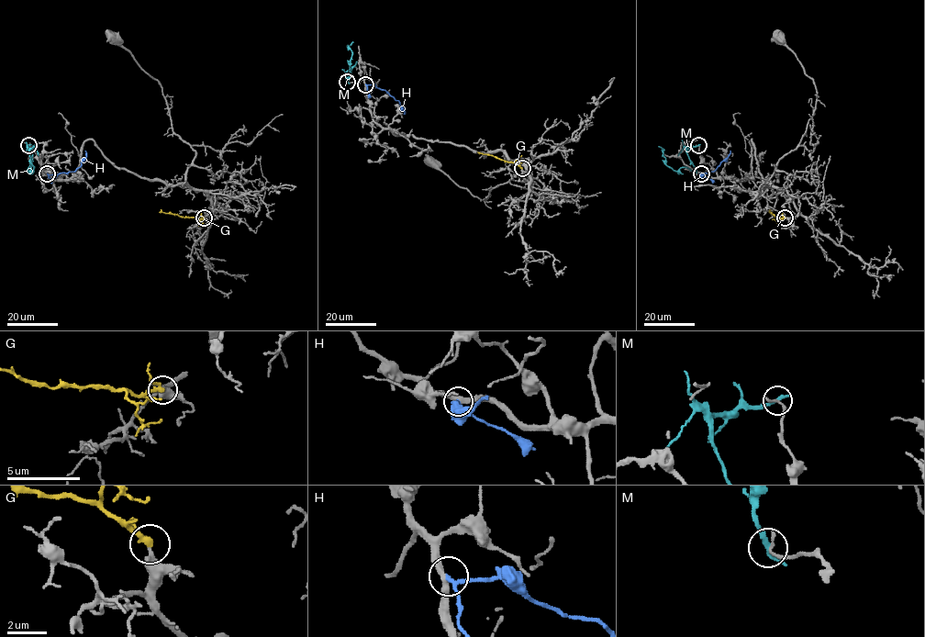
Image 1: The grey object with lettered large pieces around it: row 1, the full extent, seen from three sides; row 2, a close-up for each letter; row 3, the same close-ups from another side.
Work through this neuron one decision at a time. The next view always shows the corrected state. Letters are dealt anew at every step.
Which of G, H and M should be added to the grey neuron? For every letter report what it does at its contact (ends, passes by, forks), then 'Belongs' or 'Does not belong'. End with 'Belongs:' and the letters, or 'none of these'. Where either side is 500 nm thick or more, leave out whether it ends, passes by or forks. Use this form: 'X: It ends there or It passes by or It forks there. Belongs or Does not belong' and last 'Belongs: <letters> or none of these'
G: It passes by. Belongs
H: It passes by. Does not belong
M: It passes by. Does not belong
Belongs: G

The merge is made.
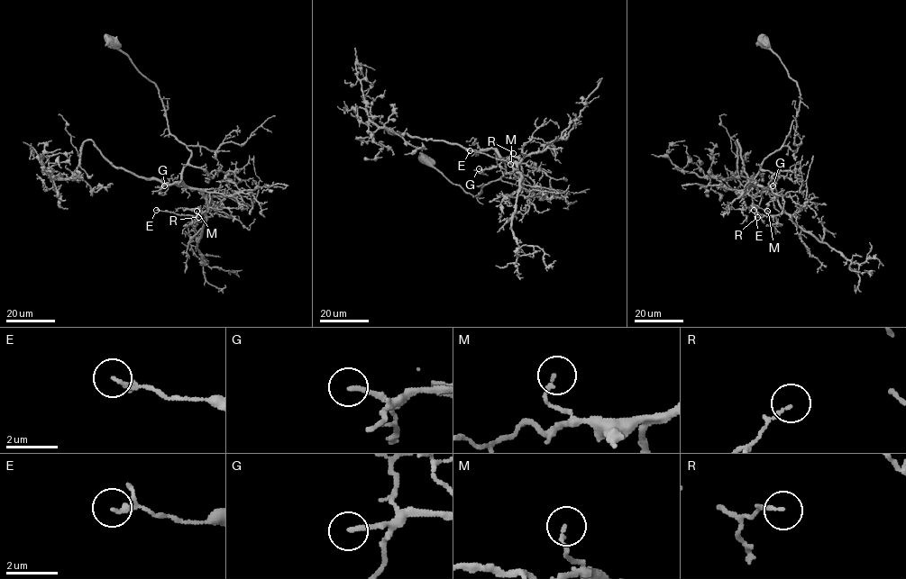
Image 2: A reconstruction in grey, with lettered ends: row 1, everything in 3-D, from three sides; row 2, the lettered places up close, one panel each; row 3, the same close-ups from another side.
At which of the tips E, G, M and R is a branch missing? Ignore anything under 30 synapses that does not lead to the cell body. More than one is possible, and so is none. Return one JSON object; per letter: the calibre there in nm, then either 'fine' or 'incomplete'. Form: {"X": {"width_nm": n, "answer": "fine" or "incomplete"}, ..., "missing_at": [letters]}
{"E": {"width_nm": 120, "answer": "fine"}, "G": {"width_nm": 190, "answer": "incomplete"}, "M": {"width_nm": 110, "answer": "fine"}, "R": {"width_nm": 110, "answer": "fine"}, "missing_at": ["G"]}

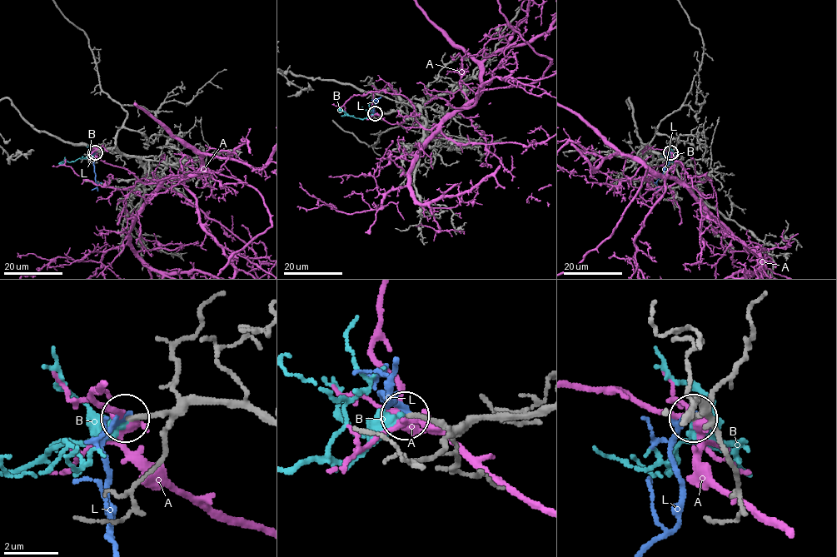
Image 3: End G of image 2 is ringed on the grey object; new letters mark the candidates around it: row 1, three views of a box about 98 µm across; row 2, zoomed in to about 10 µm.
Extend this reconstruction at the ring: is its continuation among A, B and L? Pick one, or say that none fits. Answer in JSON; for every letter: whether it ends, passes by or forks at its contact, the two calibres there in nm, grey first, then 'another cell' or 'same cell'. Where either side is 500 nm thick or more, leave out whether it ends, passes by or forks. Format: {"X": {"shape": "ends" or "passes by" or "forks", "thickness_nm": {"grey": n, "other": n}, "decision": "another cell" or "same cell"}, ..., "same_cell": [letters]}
{"A": {"shape": "forks", "thickness_nm": {"grey": 190, "other": 320}, "decision": "another cell"}, "B": {"shape": "ends", "thickness_nm": {"grey": 190, "other": 420}, "decision": "same cell"}, "L": {"shape": "ends", "thickness_nm": {"grey": 190, "other": 220}, "decision": "another cell"}, "same_cell": ["B"]}

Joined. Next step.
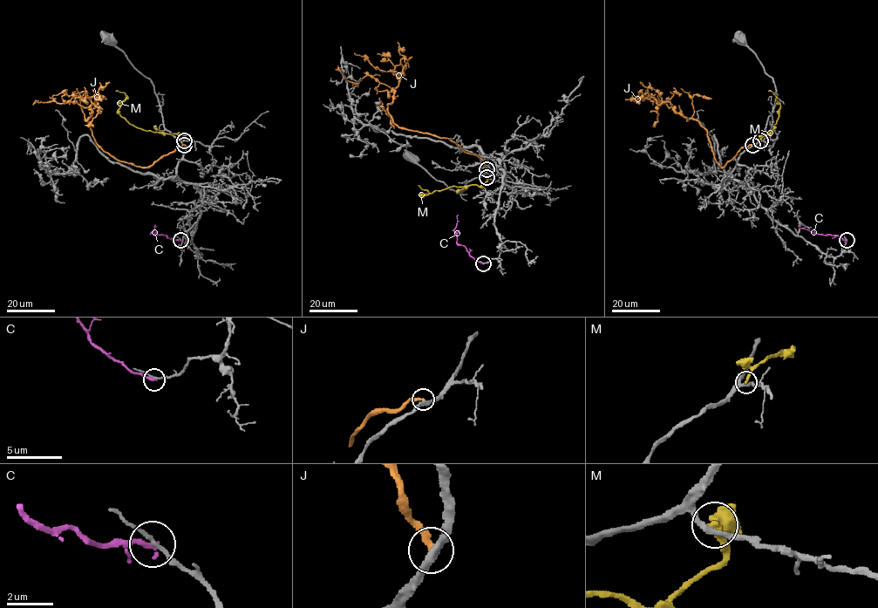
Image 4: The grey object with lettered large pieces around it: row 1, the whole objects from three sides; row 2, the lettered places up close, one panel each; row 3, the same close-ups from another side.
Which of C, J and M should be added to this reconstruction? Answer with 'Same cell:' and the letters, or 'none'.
Same cell: none

